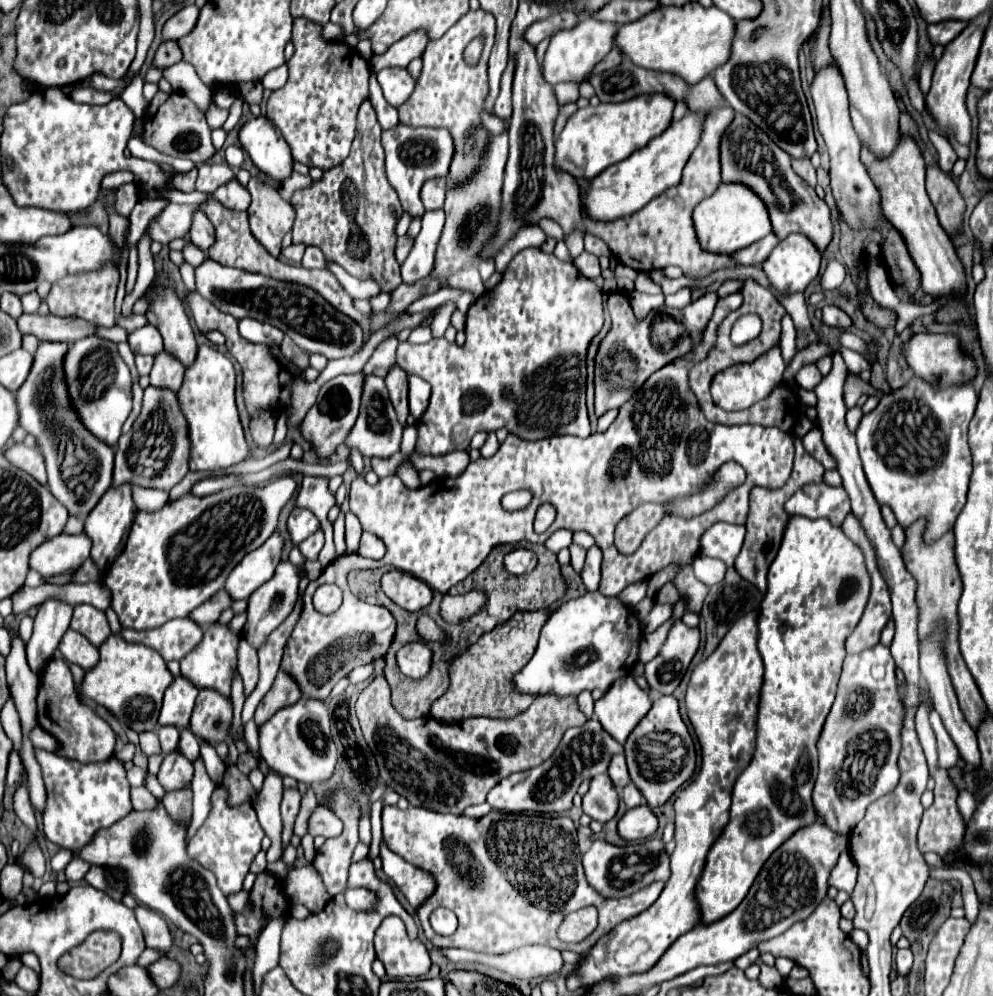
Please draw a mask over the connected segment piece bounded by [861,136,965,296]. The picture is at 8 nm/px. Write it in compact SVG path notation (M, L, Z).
M901 136L899 146L889 158L879 160L867 148L863 148L861 162L867 166L871 180L881 190L885 216L905 238L907 250L921 272L921 286L925 294L945 296L953 292L959 296L965 290L965 272L949 240L949 234L939 226L935 208L925 192L925 162L921 158L919 146L909 136Z

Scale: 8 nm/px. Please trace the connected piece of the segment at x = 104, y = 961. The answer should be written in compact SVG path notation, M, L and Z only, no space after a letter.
M95 932L73 952L59 960L59 968L75 978L95 978L111 966L121 952L121 940L115 932Z

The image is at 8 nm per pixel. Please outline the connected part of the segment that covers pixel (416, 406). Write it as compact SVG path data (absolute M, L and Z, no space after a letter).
M409 374L409 408L415 420L419 420L419 416L427 408L429 396L431 396L431 386L423 378Z

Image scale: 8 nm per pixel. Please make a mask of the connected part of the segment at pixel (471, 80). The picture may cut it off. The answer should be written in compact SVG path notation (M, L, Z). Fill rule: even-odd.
M481 8L475 12L467 12L461 16L439 40L429 40L423 52L423 68L417 80L417 86L411 98L397 108L399 122L407 126L427 126L427 128L447 128L451 138L455 140L455 156L451 160L451 172L447 176L449 184L459 184L459 180L471 180L471 172L475 172L475 164L483 162L483 148L487 146L487 136L491 132L481 122L483 100L489 92L487 82L487 60L493 46L495 36L495 16L483 12ZM475 36L485 36L485 46L481 60L475 68L463 62L463 50L467 42Z

